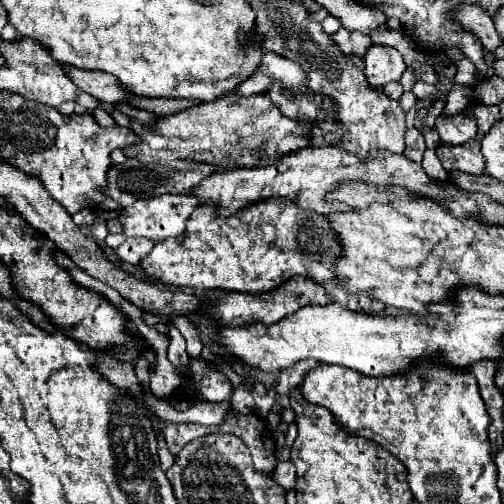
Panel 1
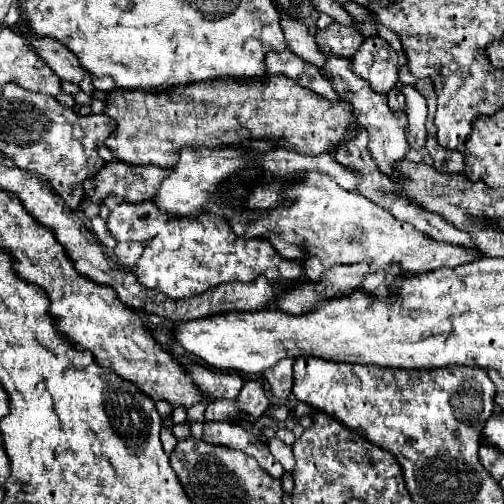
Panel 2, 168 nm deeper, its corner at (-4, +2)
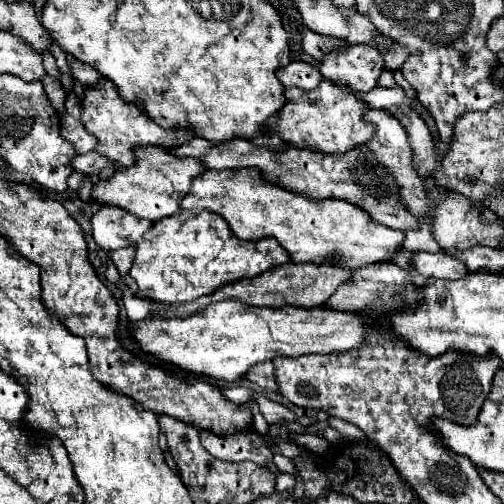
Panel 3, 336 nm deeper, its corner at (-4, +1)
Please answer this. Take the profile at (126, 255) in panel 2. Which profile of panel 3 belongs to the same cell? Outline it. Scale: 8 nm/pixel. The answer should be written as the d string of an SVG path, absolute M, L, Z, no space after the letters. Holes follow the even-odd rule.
M123 247L123 249L119 249L119 251L113 251L113 253L111 253L111 259L113 259L113 263L117 265L117 271L119 271L121 275L127 275L129 269L131 269L131 263L133 263L133 259L135 259L135 247Z

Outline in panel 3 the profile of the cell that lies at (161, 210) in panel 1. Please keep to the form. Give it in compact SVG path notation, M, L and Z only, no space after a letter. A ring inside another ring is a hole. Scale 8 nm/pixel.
M101 205L101 209L91 219L93 239L105 251L137 245L151 227L151 221L137 219L129 211L115 205Z

